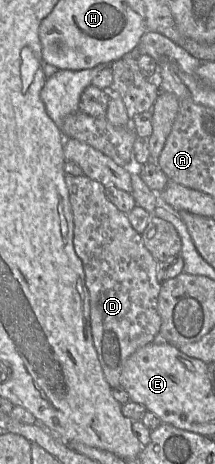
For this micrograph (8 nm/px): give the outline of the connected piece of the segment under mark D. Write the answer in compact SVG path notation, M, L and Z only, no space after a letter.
M65 175L74 221L74 249L81 259L85 286L89 294L89 324L104 377L111 388L120 386L120 375L129 358L139 348L153 342L160 332L158 295L161 283L157 280L158 261L145 247L142 236L131 225L127 215L105 195L105 186L86 175Z

